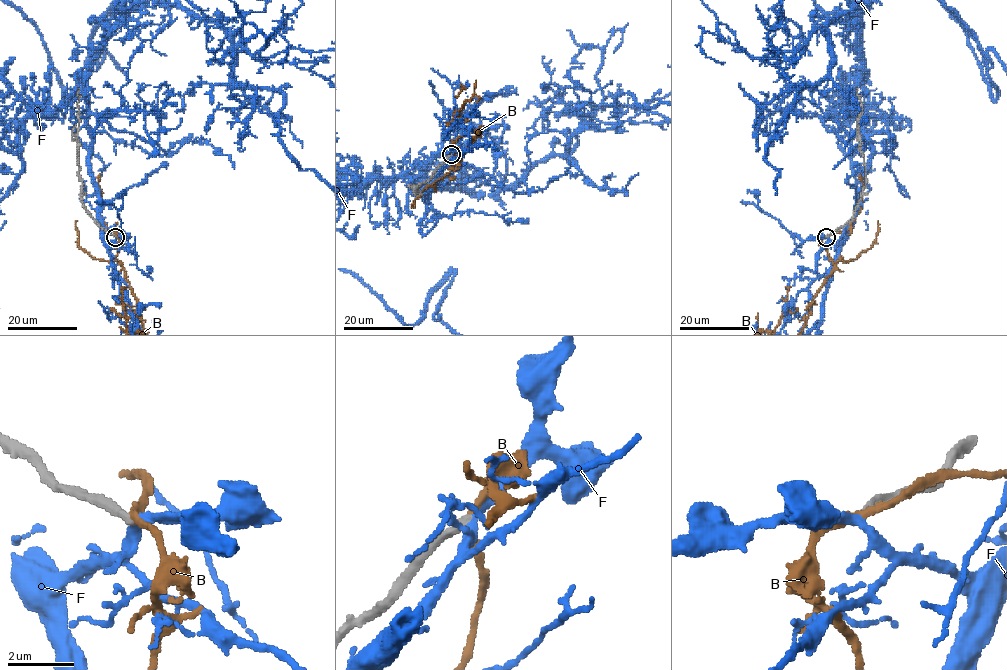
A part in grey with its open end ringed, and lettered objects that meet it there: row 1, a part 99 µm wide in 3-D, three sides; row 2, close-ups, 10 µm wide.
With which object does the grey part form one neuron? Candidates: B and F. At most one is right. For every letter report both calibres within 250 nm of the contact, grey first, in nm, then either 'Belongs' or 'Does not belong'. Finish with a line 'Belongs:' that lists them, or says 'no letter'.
B: Thickness 300 nm (grey) against 180 nm. Does not belong
F: Thickness 280 nm (grey) against 240 nm. Does not belong
Belongs: no letter

